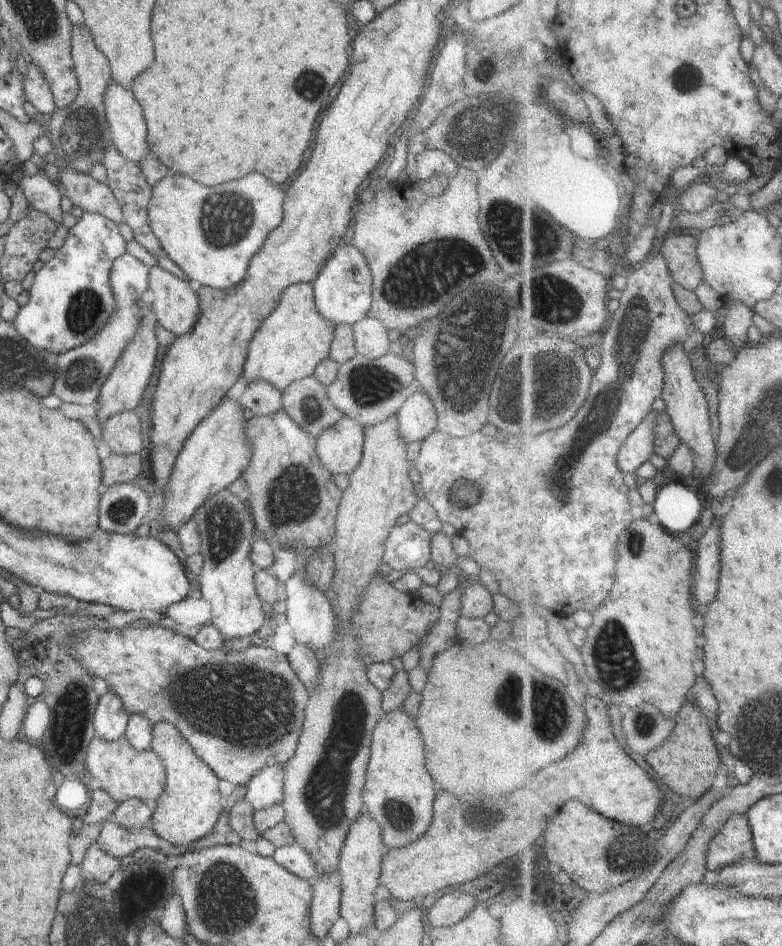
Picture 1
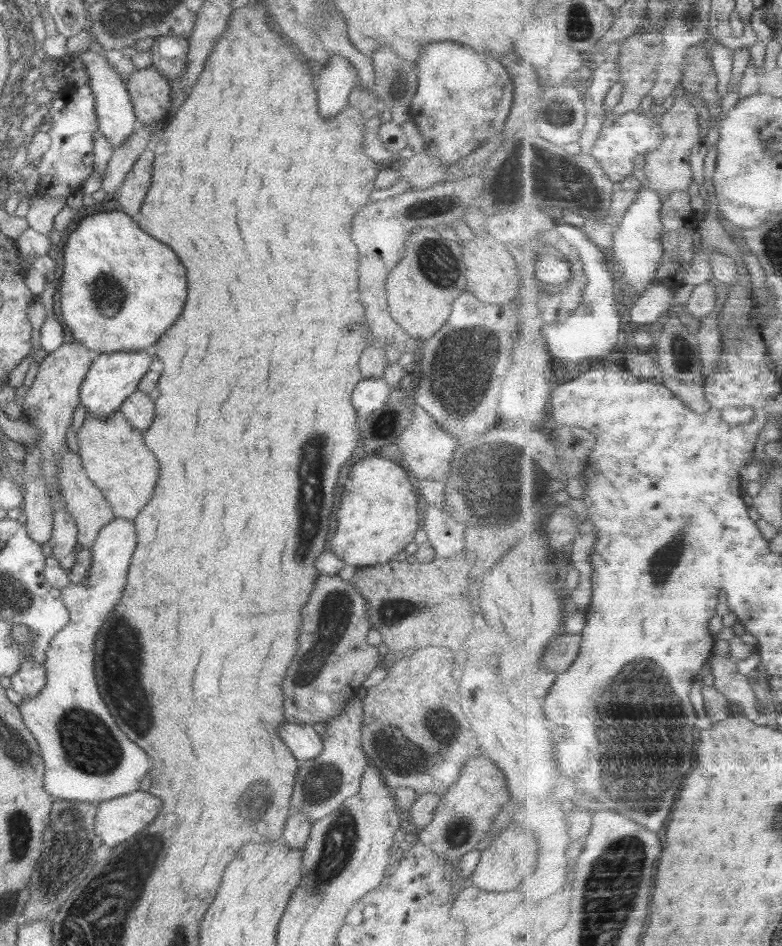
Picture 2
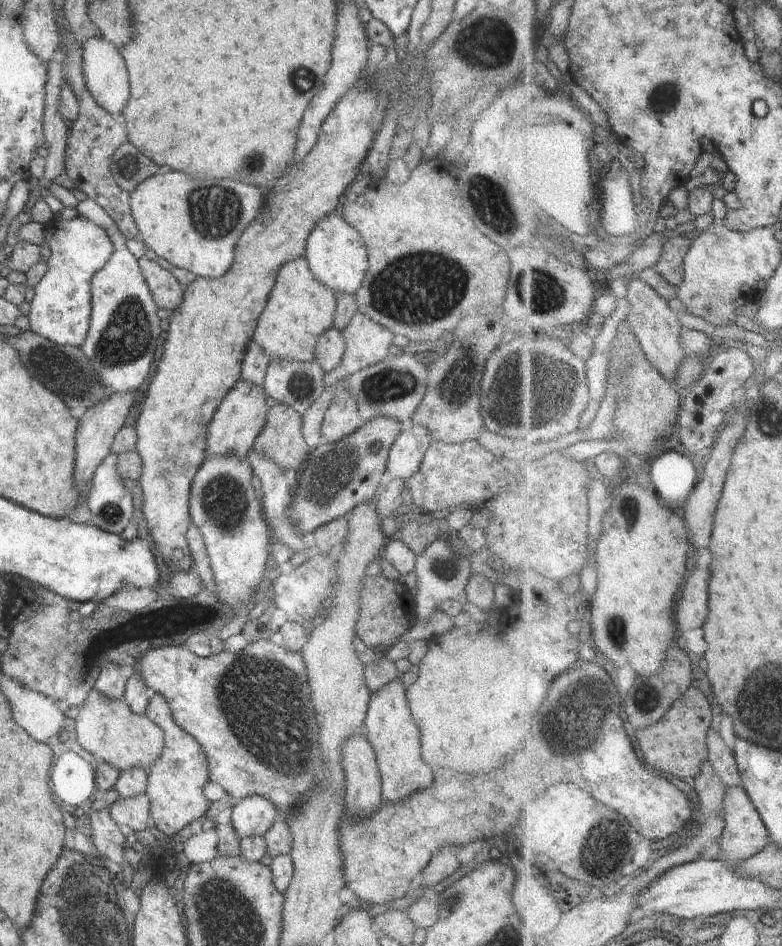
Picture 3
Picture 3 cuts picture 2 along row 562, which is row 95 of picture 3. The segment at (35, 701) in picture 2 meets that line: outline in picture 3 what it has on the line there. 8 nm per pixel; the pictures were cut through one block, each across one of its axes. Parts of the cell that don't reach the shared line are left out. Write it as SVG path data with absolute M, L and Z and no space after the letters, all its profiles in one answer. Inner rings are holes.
M90 37L81 44L82 74L94 100L104 107L106 112L120 120L122 109L129 99L129 74L125 58L111 42L104 37Z

